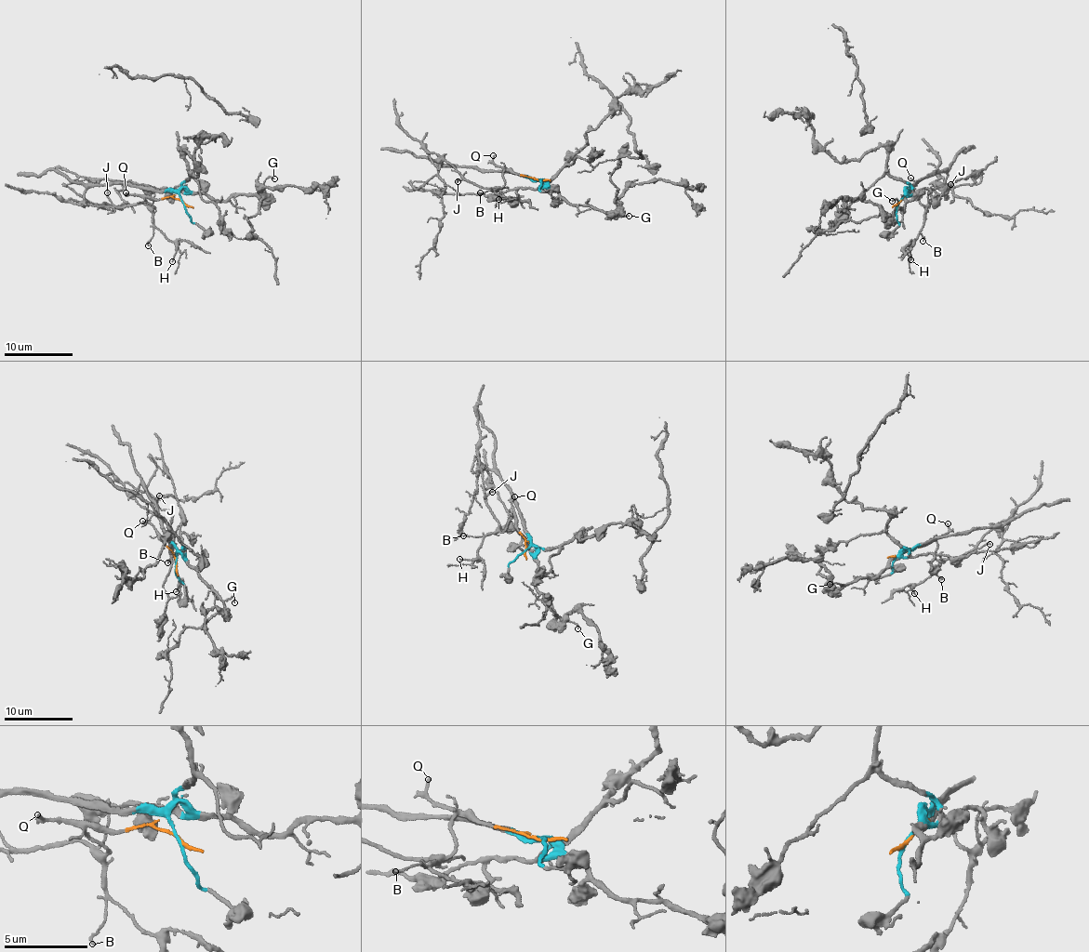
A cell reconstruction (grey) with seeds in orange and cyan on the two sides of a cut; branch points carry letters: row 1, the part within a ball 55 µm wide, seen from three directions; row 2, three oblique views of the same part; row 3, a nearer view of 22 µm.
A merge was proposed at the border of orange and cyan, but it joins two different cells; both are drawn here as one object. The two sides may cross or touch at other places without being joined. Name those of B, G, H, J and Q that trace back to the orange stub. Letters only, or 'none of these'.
B, H, J, Q

